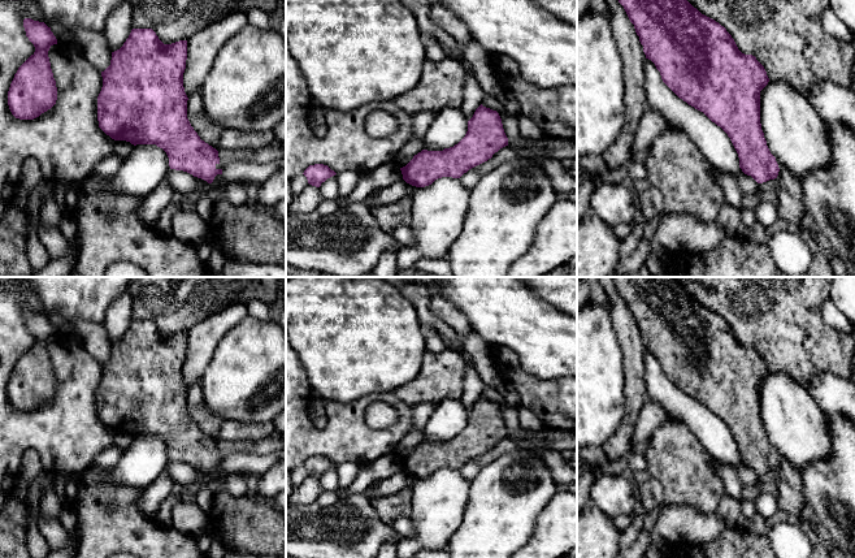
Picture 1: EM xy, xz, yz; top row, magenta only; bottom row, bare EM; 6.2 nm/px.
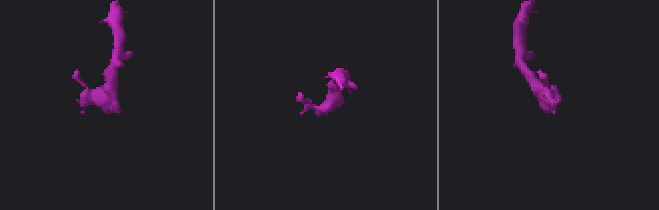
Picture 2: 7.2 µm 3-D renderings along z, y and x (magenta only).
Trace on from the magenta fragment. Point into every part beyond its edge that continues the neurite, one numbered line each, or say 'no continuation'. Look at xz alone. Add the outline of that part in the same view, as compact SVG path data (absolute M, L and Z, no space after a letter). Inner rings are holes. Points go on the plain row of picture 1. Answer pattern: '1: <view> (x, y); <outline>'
no continuation

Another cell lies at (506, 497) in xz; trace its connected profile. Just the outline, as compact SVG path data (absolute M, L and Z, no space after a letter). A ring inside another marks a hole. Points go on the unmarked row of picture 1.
M516 449L511 454L500 455L492 463L485 466L470 481L468 503L463 514L463 522L450 537L447 551L451 558L511 558L525 546L535 528L537 518L557 493L556 483L550 467L530 449Z

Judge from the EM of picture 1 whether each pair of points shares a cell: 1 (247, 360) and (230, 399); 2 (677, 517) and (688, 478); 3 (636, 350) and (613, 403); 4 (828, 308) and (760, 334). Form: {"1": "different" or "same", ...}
{"1": "same", "2": "different", "3": "different", "4": "different"}

